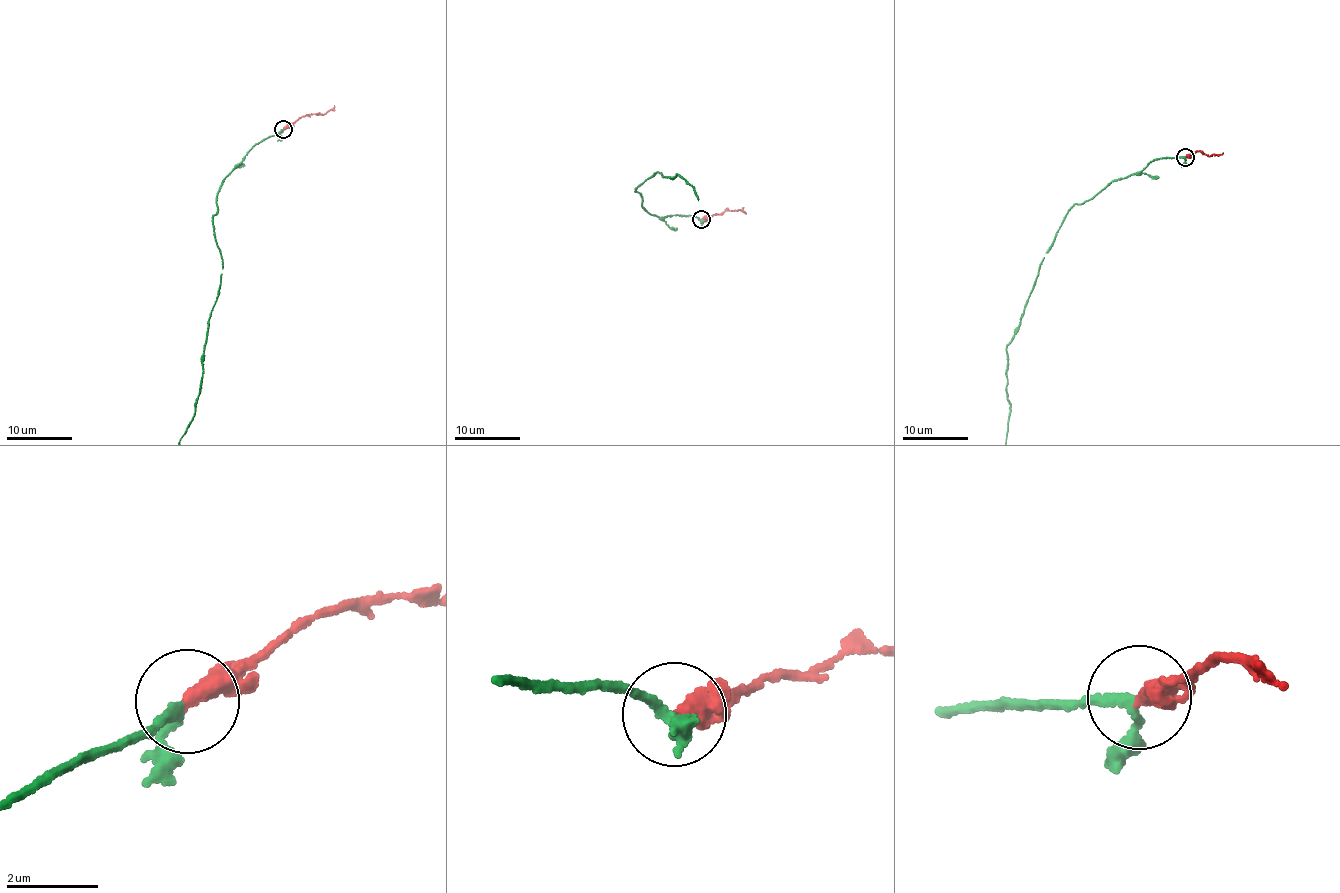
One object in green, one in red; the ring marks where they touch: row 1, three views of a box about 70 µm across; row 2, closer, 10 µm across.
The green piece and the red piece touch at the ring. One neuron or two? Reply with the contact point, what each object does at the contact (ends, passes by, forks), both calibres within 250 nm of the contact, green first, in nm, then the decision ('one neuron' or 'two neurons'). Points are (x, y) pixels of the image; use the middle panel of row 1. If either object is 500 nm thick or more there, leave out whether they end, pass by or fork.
(701, 219) | green passes by | red ends | 160/440 nm | one neuron

